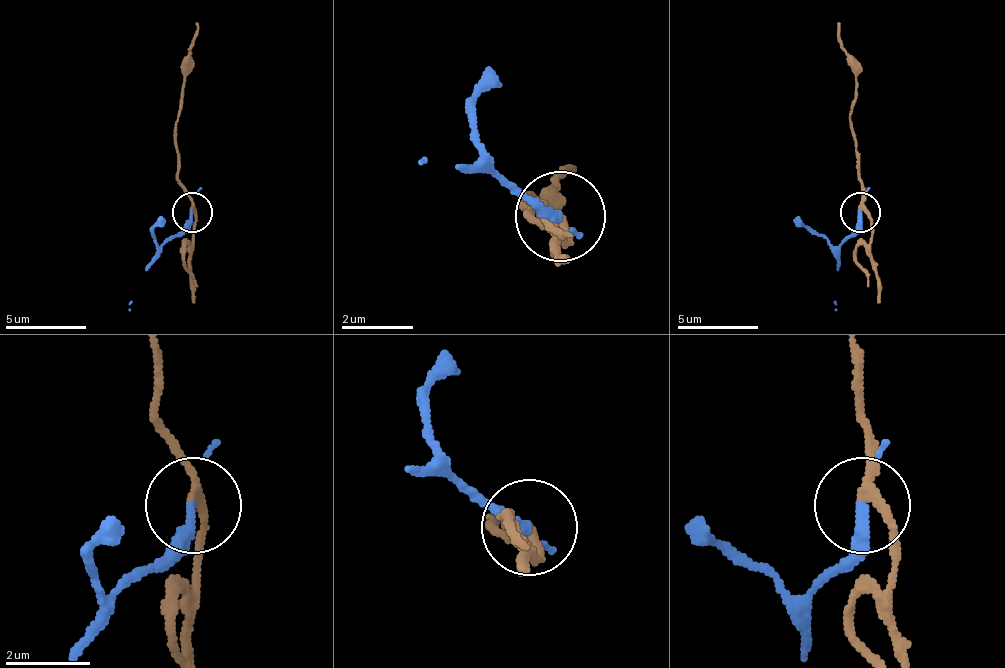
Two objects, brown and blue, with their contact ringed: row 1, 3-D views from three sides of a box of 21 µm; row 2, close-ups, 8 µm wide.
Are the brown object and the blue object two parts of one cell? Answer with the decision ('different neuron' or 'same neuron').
different neuron

